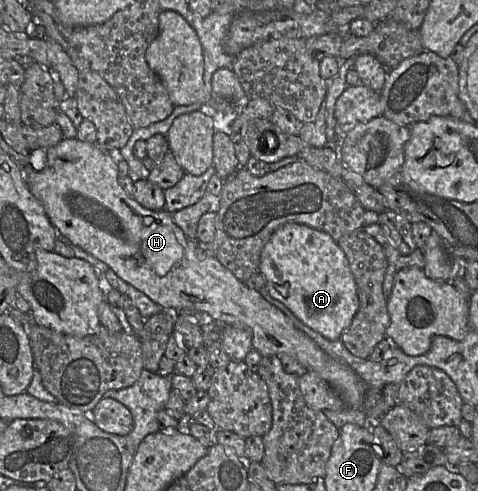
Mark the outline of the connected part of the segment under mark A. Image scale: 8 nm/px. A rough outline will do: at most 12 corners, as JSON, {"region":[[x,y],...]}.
{"region":[[298,223],[265,244],[265,289],[338,340],[359,308],[344,251]]}

